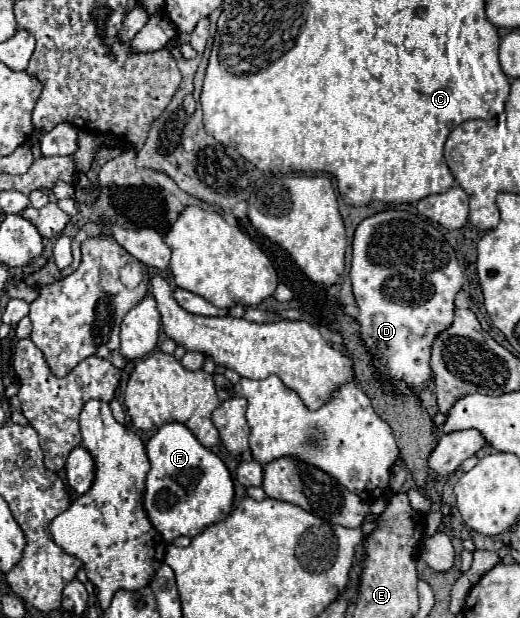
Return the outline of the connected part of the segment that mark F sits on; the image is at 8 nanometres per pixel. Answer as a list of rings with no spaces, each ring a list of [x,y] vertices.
[[[167,422],[163,424],[147,442],[145,446],[147,458],[151,462],[151,470],[147,474],[145,494],[143,494],[143,506],[145,512],[155,526],[155,530],[163,536],[165,542],[173,542],[177,536],[193,538],[201,534],[211,524],[219,522],[231,512],[233,506],[233,480],[227,470],[227,466],[205,446],[199,444],[199,440],[193,436],[193,432],[181,424],[181,422]]]

